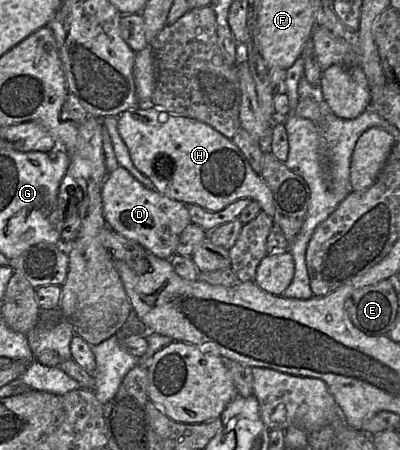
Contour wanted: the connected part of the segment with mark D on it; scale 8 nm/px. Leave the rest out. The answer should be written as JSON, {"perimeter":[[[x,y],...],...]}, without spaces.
{"perimeter":[[[121,166],[106,177],[102,185],[101,197],[106,224],[161,259],[171,259],[176,254],[180,234],[192,223],[186,204],[147,189]]]}

